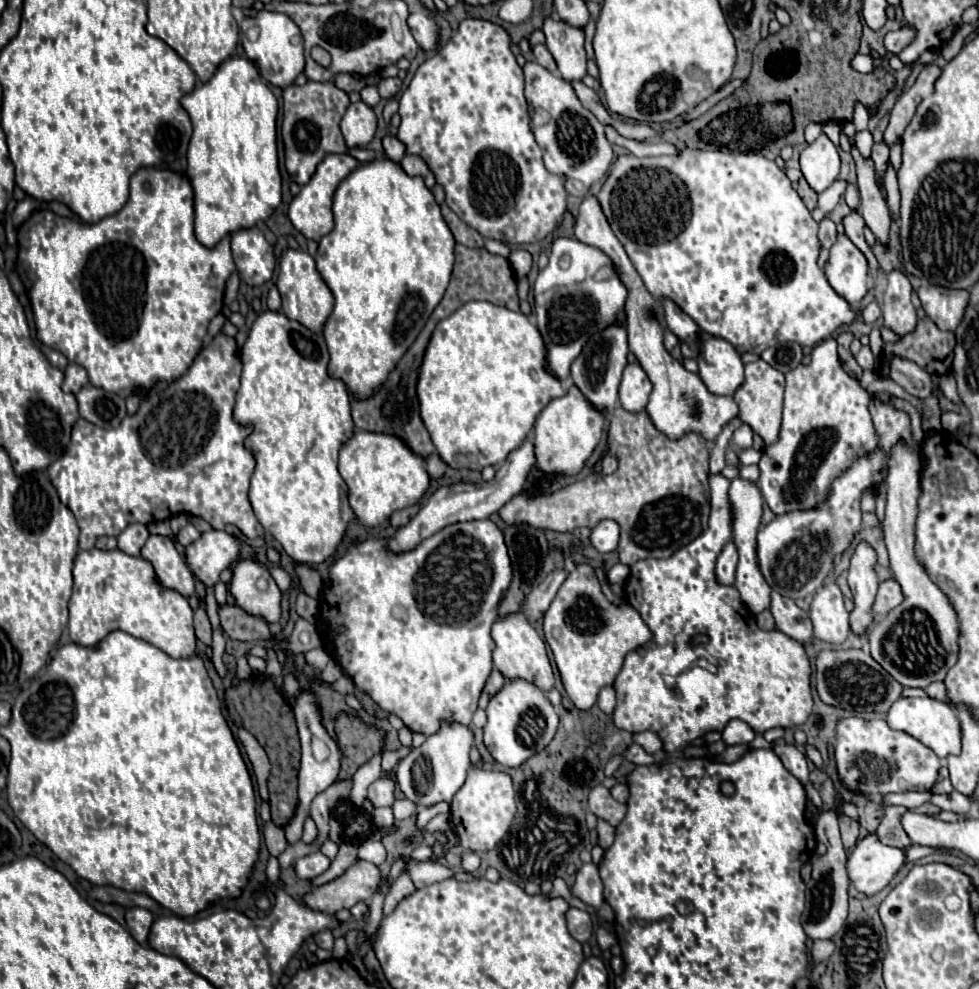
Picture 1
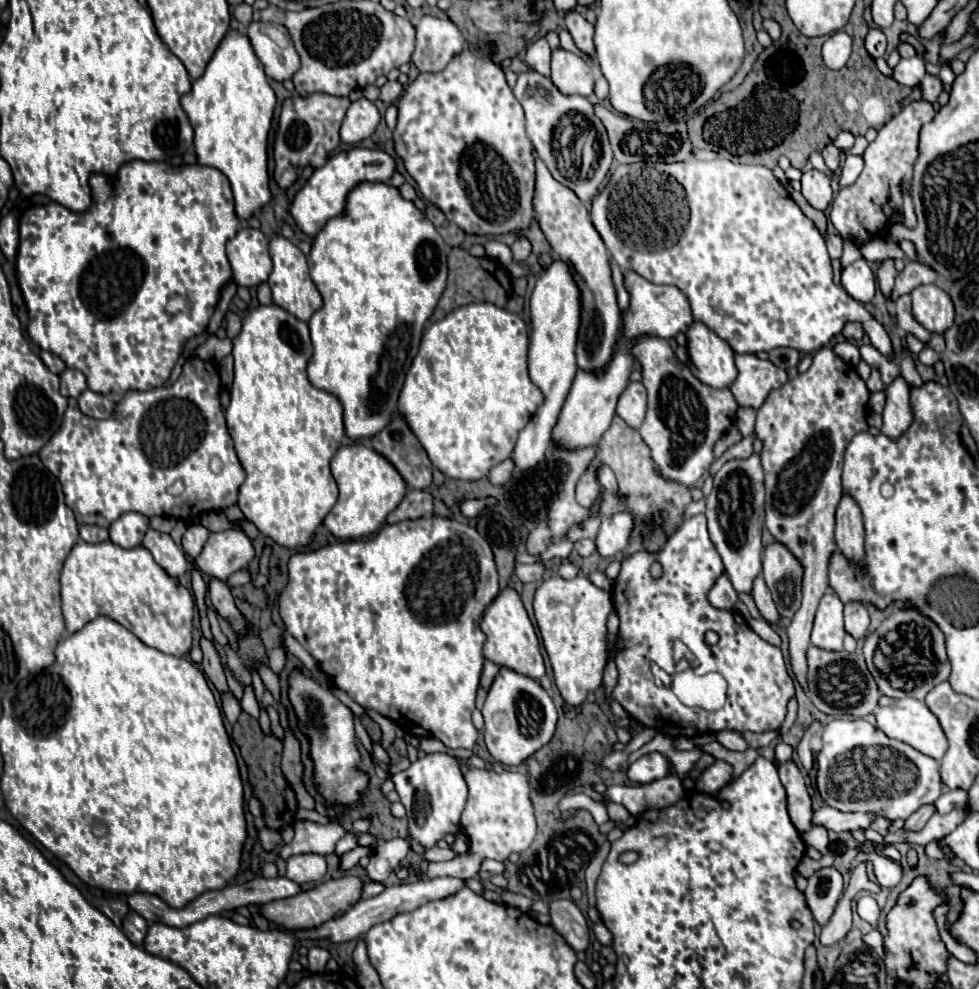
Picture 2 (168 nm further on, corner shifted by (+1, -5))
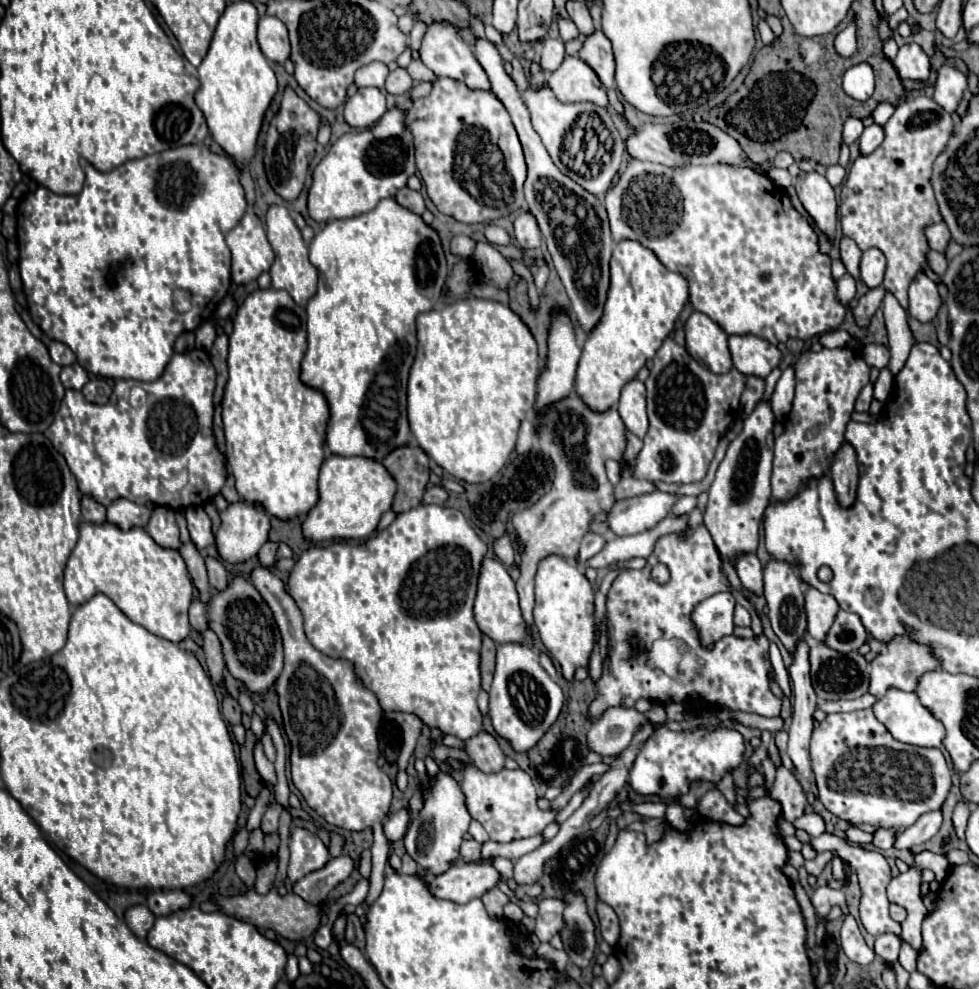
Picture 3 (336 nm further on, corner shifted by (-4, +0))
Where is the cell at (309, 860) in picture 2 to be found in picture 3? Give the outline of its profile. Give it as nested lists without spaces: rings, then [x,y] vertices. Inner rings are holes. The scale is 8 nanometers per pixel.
[[[296,828],[292,832],[290,866],[288,866],[290,882],[296,882],[314,870],[320,870],[328,860],[330,860],[328,848],[316,834],[312,834],[304,828]]]

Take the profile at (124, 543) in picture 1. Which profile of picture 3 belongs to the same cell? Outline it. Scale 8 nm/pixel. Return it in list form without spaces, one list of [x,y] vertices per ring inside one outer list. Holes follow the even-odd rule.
[[[122,498],[122,500],[116,500],[108,506],[106,520],[116,524],[122,530],[130,530],[134,526],[140,526],[140,528],[146,526],[150,516],[152,516],[152,508],[140,506],[140,504],[134,504],[134,502]]]

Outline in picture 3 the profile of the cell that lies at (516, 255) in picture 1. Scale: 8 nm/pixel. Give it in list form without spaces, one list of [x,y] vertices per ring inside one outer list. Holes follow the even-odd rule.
[[[522,214],[516,218],[514,236],[516,236],[516,242],[526,250],[540,246],[540,230],[532,214]]]

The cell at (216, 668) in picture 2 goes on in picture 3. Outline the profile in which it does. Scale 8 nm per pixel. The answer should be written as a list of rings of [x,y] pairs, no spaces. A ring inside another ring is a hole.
[[[228,692],[224,694],[224,698],[222,698],[222,716],[230,722],[230,726],[232,724],[238,724],[240,722],[240,718],[242,718],[242,708],[240,708],[240,704],[238,704],[238,700],[236,698],[232,698]]]

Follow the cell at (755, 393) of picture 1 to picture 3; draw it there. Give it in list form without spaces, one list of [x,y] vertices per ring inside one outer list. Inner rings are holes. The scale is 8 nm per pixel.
[[[752,334],[746,336],[730,336],[728,346],[732,352],[734,368],[744,376],[756,376],[766,378],[774,368],[782,364],[784,354],[778,350],[778,346],[756,338]]]

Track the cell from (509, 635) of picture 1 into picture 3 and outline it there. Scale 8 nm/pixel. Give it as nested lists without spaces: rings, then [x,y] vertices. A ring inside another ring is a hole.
[[[484,558],[484,566],[480,570],[480,582],[478,582],[478,594],[474,602],[474,618],[482,634],[490,636],[496,644],[524,644],[528,640],[528,626],[522,618],[522,610],[518,604],[516,594],[516,582],[510,578],[508,568],[496,560]]]

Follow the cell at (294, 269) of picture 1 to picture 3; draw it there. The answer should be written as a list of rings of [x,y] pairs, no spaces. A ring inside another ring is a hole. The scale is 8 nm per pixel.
[[[270,206],[268,214],[266,214],[266,234],[268,234],[268,240],[270,240],[272,250],[276,254],[276,260],[270,268],[272,288],[286,290],[298,306],[306,308],[308,300],[318,290],[318,286],[316,286],[318,284],[318,274],[316,274],[316,268],[308,262],[308,248],[302,240],[302,234],[300,234],[298,226],[294,224],[294,220],[290,218],[290,214],[284,206]]]

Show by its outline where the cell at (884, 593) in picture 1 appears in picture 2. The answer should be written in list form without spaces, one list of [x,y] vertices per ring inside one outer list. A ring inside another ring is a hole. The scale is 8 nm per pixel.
[[[851,601],[845,605],[845,631],[855,639],[861,641],[867,635],[869,627],[869,611],[863,603]]]

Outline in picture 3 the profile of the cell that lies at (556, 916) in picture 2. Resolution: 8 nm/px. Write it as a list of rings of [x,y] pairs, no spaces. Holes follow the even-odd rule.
[[[546,898],[538,902],[540,912],[536,916],[536,928],[534,934],[540,938],[540,942],[548,942],[556,932],[560,932],[566,922],[564,922],[564,908],[566,902],[560,898]]]

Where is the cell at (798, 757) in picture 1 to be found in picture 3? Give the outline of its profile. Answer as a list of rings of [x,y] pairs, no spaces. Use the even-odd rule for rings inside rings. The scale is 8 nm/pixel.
[[[778,766],[776,780],[774,780],[774,786],[772,786],[770,794],[776,800],[780,800],[782,810],[784,810],[784,820],[788,820],[788,822],[794,822],[796,818],[800,818],[804,814],[806,806],[808,806],[806,792],[804,792],[802,784],[784,766]]]

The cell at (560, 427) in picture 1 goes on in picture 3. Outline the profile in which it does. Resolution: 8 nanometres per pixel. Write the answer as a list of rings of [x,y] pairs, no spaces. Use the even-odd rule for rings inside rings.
[[[628,240],[614,244],[604,318],[588,334],[576,374],[576,396],[592,412],[606,412],[618,402],[622,386],[636,378],[638,370],[654,358],[664,338],[674,330],[688,298],[686,278],[666,270],[652,250]]]

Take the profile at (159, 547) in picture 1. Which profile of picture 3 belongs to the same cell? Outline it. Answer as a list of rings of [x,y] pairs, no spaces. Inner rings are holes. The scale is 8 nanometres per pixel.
[[[164,506],[154,508],[152,518],[146,526],[146,532],[162,548],[168,548],[168,550],[180,550],[182,548],[178,526],[174,522],[174,510],[170,510],[170,508],[164,508]]]

